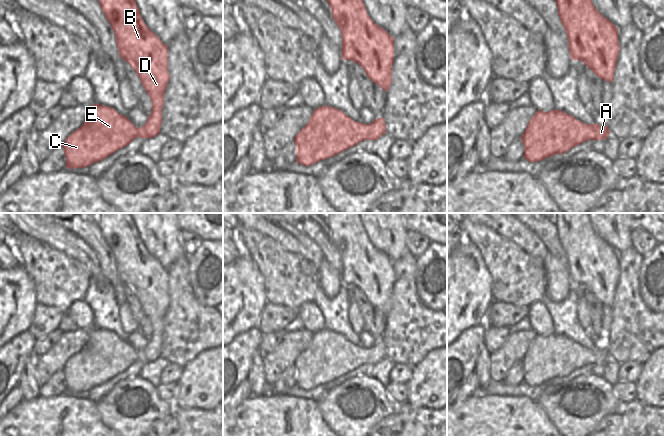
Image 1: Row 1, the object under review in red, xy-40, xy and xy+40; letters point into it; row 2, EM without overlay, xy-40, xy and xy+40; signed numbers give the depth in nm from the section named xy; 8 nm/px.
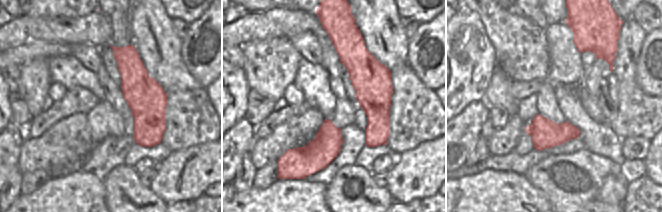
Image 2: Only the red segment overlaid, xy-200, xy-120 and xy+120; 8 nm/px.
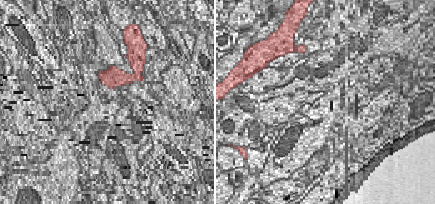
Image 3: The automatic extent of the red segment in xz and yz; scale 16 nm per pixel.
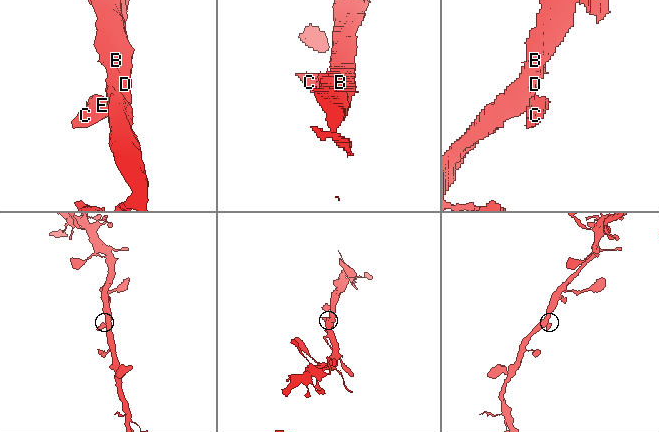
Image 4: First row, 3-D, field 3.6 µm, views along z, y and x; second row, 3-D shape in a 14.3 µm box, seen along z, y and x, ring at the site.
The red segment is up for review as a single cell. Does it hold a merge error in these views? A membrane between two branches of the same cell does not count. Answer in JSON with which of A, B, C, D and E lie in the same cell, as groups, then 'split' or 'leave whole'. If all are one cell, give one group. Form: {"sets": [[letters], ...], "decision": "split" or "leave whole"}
{"sets": [["A", "B", "C", "D", "E"]], "decision": "leave whole"}

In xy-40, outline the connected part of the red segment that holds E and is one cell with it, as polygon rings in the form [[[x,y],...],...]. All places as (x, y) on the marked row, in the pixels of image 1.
[[[98,0],[116,37],[118,53],[138,75],[152,101],[152,111],[146,123],[137,128],[126,116],[109,106],[90,106],[88,119],[64,141],[62,147],[66,157],[66,168],[85,168],[99,162],[117,150],[130,144],[136,137],[153,138],[160,133],[164,93],[170,79],[168,73],[168,46],[144,23],[135,0]]]

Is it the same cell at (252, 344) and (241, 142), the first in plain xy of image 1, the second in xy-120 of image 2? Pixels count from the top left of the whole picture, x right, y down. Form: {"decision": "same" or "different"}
{"decision": "same"}

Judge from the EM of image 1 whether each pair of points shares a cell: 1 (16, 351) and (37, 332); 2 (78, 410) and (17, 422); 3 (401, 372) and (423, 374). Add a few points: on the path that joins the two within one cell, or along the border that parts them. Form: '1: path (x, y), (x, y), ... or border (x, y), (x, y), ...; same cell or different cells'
1: border (27, 330), (36, 339); different cells
2: path (63, 407), (48, 422), (32, 422); same cell
3: border (414, 366), (411, 377), (405, 383); different cells

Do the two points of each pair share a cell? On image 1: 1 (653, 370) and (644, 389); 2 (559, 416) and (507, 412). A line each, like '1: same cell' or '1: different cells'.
1: same cell
2: different cells

